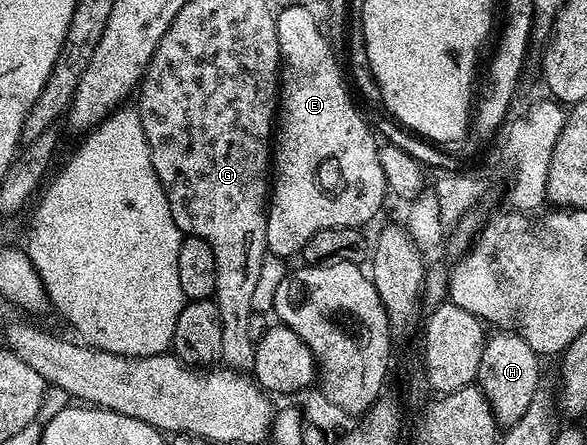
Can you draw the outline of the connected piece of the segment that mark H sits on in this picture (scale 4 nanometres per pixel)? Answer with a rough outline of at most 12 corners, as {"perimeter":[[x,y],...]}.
{"perimeter":[[494,331],[476,384],[499,426],[528,411],[543,380],[540,354]]}

